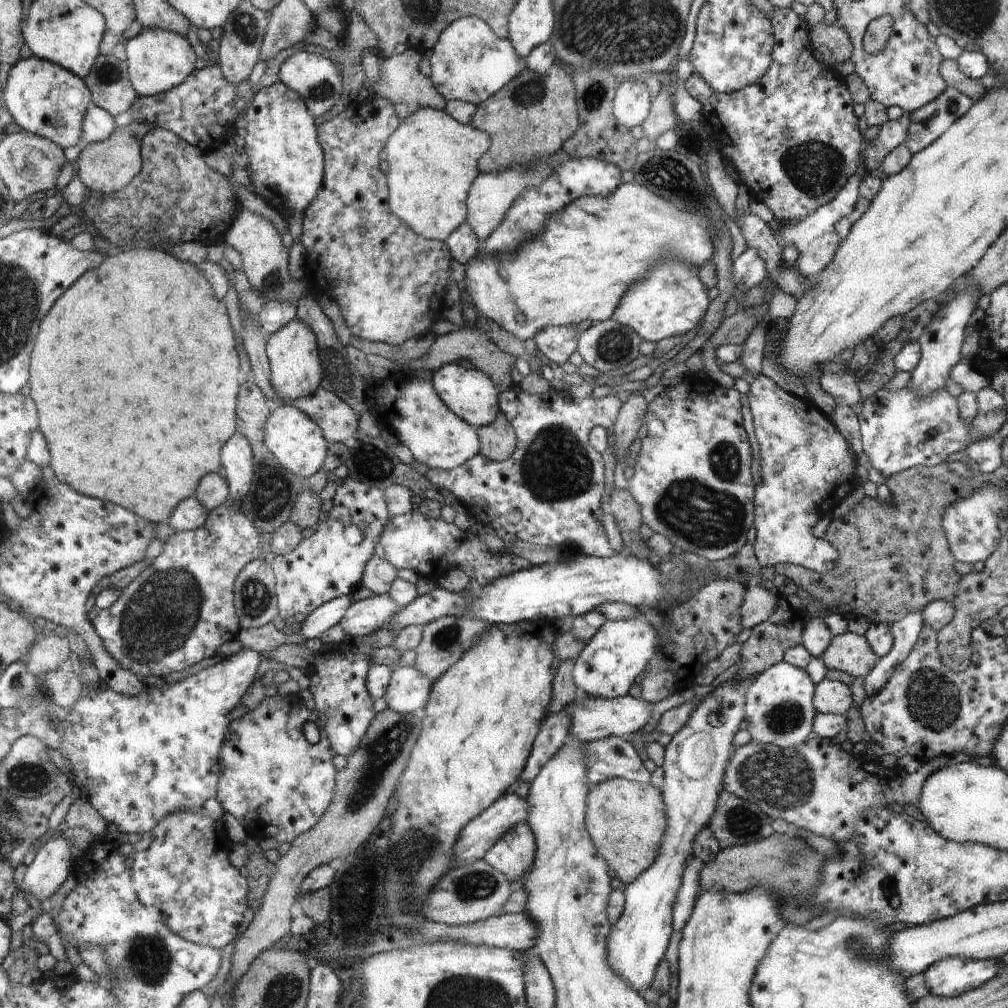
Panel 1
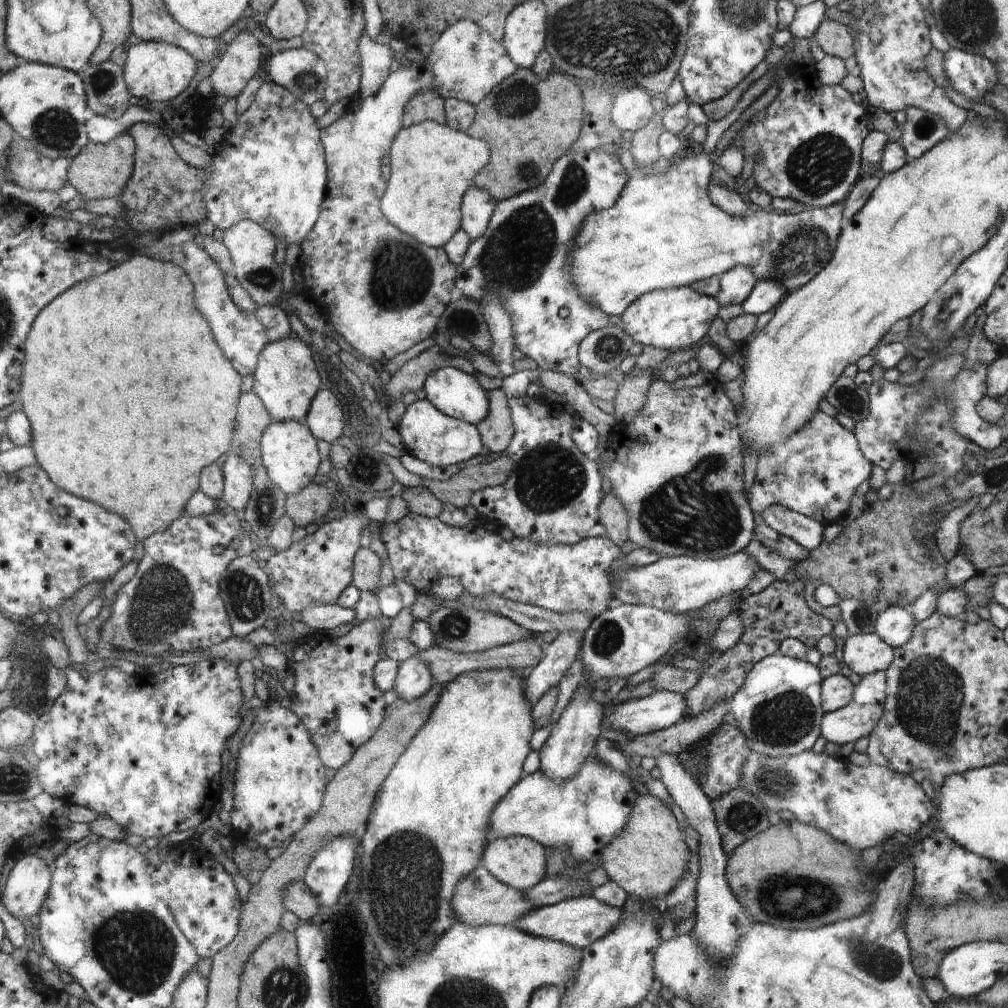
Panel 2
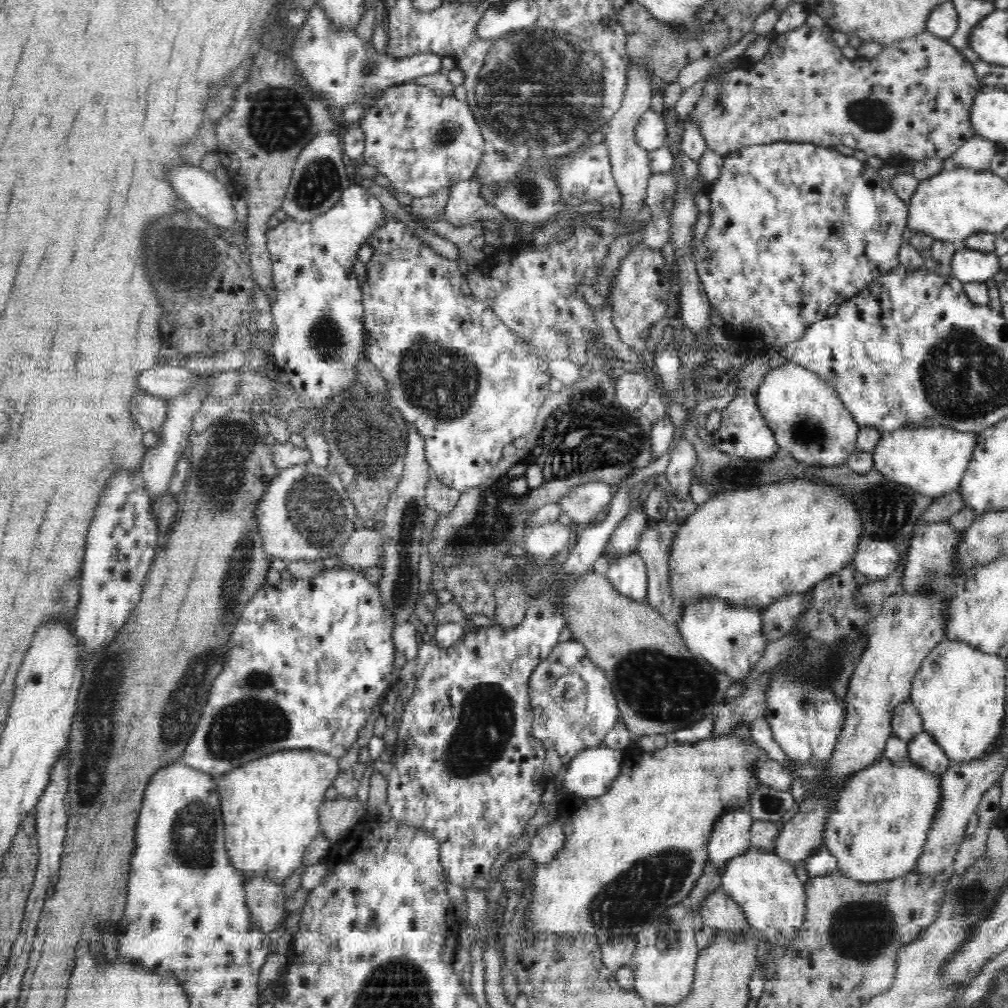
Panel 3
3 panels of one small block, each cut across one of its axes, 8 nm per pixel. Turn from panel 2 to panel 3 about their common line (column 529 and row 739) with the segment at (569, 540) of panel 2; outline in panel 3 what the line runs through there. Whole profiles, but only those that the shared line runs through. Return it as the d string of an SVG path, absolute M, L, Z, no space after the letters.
M630 487L625 489L615 488L613 497L609 504L608 513L606 517L596 524L587 524L586 528L582 529L580 533L574 537L573 546L569 550L565 562L558 564L556 571L546 576L544 580L538 583L537 590L529 596L529 607L525 611L525 617L518 626L505 628L496 623L489 627L478 627L477 630L468 629L458 642L452 645L449 649L444 650L438 647L434 641L422 642L419 646L419 653L416 657L416 684L415 691L412 698L410 698L403 707L403 714L399 724L393 729L393 733L397 736L397 740L393 749L393 767L390 773L385 776L388 782L387 789L387 806L391 810L391 816L396 822L412 823L416 827L426 827L435 836L435 840L440 844L440 862L444 867L444 872L448 877L448 882L463 888L472 887L472 882L479 877L487 877L492 864L496 862L496 858L504 851L509 850L522 836L524 827L528 821L534 817L534 814L542 808L542 797L544 789L547 788L546 776L544 775L544 756L546 756L546 748L542 741L539 741L533 735L533 710L529 699L528 686L532 673L535 672L536 666L543 660L546 660L552 649L558 644L560 640L560 632L566 624L566 586L568 582L575 581L584 577L584 574L591 573L594 570L596 560L602 556L607 542L611 539L612 533L616 527L631 513L631 510L638 505L638 499L629 498Z

